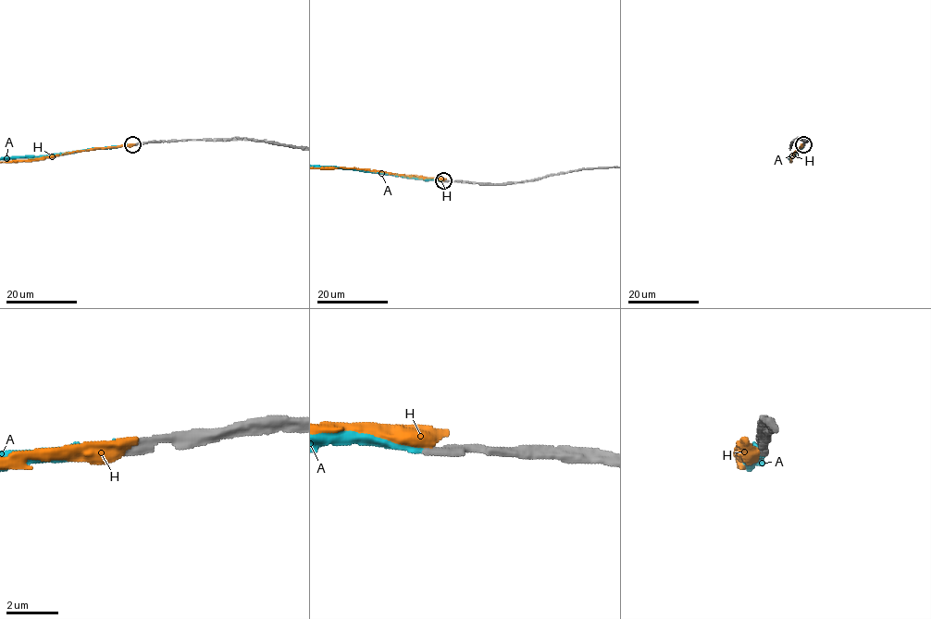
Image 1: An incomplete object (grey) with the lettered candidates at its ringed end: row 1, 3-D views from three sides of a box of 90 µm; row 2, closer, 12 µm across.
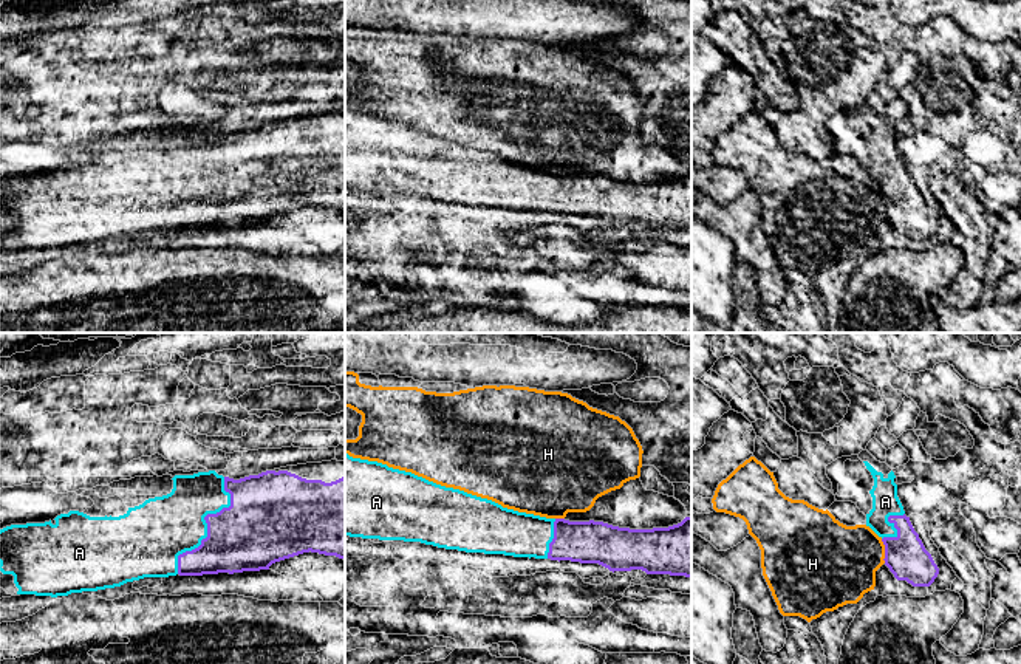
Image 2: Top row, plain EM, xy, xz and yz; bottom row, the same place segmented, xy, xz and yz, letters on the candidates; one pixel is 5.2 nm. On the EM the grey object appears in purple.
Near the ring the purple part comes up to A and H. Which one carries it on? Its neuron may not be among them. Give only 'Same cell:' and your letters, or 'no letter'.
Same cell: A

